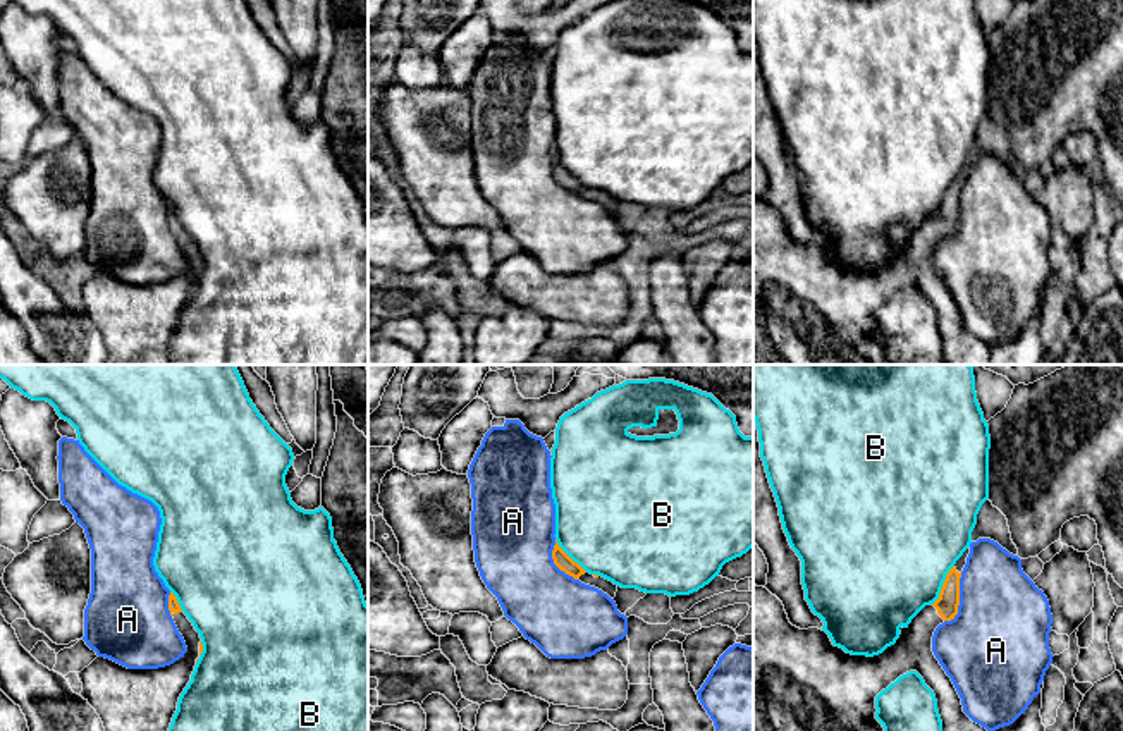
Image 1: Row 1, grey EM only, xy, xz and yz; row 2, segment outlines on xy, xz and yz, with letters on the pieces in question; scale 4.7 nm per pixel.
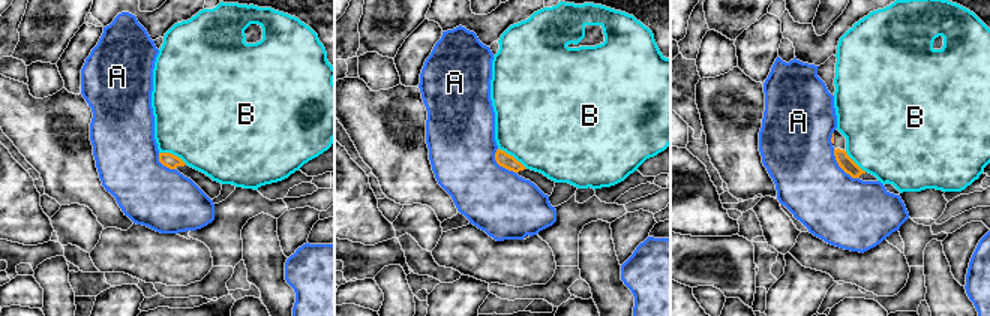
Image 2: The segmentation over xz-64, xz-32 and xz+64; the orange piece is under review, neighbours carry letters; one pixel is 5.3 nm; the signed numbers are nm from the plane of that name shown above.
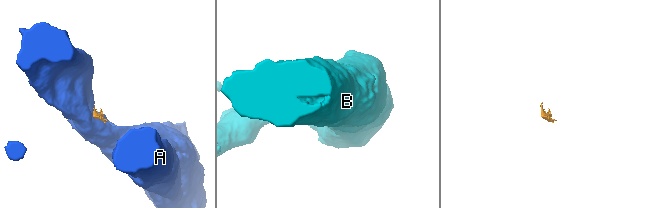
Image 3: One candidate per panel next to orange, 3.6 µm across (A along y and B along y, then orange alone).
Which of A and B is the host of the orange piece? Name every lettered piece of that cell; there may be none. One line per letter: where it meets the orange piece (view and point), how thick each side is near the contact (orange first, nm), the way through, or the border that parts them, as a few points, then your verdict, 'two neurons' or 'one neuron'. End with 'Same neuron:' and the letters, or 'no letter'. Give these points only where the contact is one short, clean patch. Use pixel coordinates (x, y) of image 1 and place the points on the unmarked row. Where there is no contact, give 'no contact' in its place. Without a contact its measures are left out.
A: contact yz (958, 214); calibres 100 and 440 nm; two neurons
B: contact yz (943, 200); calibres 100 and 480 nm; two neurons
Same neuron: no letter

